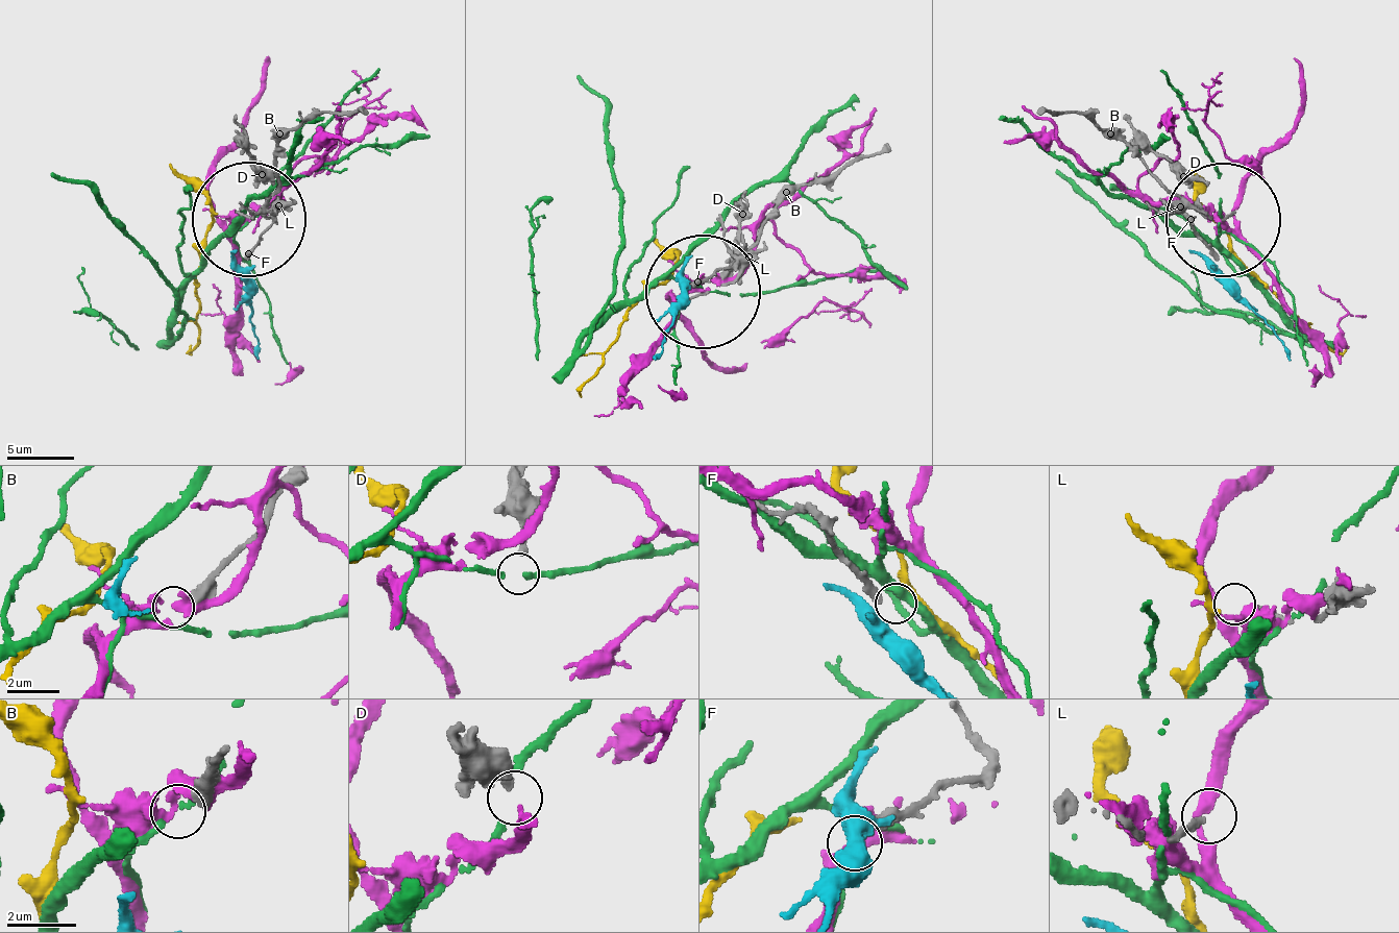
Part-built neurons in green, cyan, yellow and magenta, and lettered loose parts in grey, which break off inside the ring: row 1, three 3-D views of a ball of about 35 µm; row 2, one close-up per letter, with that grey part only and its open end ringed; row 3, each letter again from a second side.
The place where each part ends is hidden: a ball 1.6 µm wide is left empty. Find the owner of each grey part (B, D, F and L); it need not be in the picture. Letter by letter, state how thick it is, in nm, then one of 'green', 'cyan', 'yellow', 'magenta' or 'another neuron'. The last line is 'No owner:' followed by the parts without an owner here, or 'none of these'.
B: 420 nm | another neuron
D: 240 nm | another neuron
F: 360 nm | another neuron
L: 180 nm | another neuron
No owner: B, D, F, L

